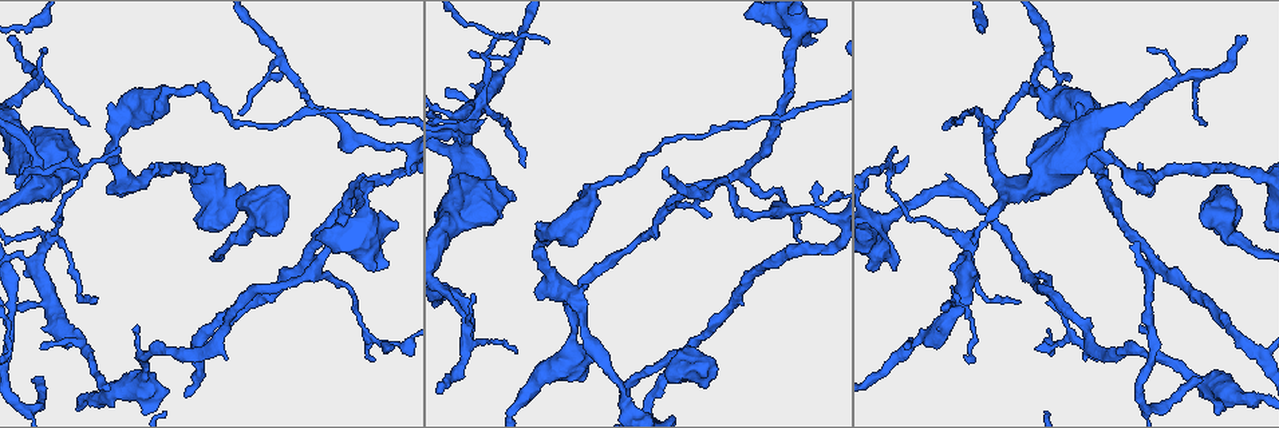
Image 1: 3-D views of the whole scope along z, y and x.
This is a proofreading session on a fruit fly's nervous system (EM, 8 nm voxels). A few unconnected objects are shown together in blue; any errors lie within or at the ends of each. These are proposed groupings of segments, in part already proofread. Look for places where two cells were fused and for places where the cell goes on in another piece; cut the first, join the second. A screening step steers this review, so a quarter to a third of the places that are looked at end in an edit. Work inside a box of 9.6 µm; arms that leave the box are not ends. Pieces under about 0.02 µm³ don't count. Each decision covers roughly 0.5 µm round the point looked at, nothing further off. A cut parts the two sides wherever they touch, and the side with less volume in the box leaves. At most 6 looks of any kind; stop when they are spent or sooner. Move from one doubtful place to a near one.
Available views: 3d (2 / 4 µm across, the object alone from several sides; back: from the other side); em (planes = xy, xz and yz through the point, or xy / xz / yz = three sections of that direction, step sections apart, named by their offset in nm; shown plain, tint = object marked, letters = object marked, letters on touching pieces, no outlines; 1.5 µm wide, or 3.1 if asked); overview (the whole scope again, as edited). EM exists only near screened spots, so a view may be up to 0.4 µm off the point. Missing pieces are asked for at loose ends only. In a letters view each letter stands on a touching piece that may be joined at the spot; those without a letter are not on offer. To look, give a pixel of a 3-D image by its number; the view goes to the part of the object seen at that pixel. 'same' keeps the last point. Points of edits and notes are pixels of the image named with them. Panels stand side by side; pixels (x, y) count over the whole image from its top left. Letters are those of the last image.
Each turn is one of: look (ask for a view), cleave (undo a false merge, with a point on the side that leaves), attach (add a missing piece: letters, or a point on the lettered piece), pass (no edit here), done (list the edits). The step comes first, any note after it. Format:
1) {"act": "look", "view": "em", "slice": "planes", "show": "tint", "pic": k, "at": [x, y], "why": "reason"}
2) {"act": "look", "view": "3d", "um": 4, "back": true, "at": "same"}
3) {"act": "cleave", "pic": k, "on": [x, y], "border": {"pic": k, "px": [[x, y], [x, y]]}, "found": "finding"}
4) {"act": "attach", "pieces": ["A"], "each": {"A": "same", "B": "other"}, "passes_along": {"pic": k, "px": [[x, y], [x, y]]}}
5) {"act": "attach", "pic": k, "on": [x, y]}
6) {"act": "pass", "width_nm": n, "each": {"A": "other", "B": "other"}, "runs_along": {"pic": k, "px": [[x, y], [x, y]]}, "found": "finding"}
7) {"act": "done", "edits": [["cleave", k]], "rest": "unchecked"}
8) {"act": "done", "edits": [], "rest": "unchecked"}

{"act": "look", "view": "em", "slice": "planes", "show": "letters", "pic": 1, "at": [549, 40], "why": "thin end"}

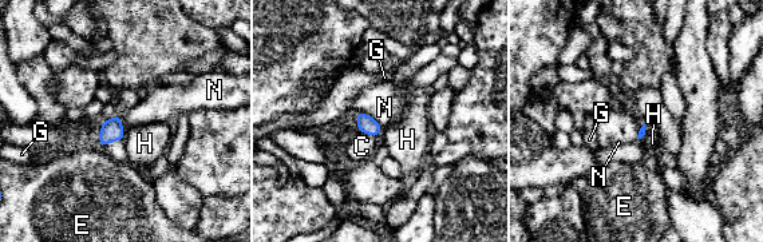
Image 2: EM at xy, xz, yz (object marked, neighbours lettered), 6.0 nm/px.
{"act": "pass", "each": {"C": "other", "E": "other", "G": "other", "H": "other", "N": "other"}, "border": {"pic": 2, "px": [[360, 111], [370, 115], [382, 129]]}, "found": "none of them fits"}

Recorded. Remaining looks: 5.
{"act": "look", "view": "3d", "um": 4, "pic": 1, "at": [48, 240], "why": "thick turns thin"}

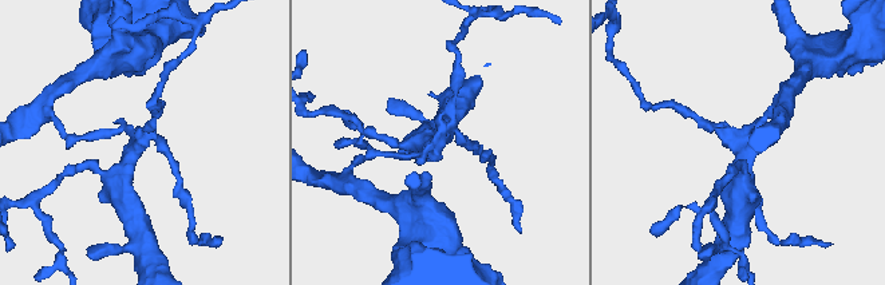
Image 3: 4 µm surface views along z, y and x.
{"act": "look", "view": "em", "slice": "planes", "show": "letters", "pic": 3, "at": [735, 143], "arms": 4, "why": "need the tissue"}

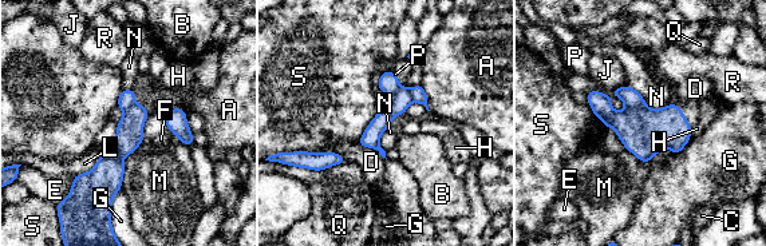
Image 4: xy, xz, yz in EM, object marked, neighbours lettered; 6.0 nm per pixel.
{"act": "cleave", "pic": 4, "on": [644, 133], "each": {"A": "other", "B": "other", "C": "other", "D": "other", "E": "other", "F": "other", "G": "other", "H": "other", "J": "other", "L": "other", "M": "other", "N": "other", "P": "other", "Q": "other", "R": "other", "S": "other"}, "border": {"pic": 4, "px": [[627, 106], [647, 108]]}, "found": "two cells meet here"}

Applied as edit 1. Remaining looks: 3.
{"act": "look", "view": "em", "slice": "planes", "show": "tint", "pic": 1, "at": [133, 330], "why": "tapers out"}

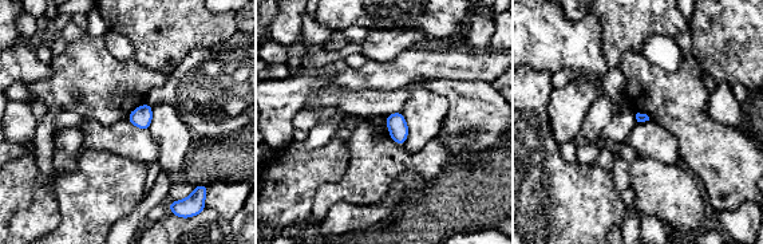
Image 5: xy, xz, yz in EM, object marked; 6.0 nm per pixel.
{"act": "look", "view": "em", "slice": "planes", "show": "letters", "at": "same"}

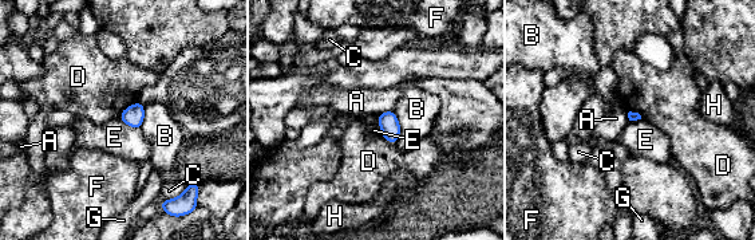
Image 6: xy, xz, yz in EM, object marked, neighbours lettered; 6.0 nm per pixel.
{"act": "pass", "longest_contact_nm": ["B", 200], "each": {"A": "other", "B": "other", "C": "other", "D": "other", "E": "other", "F": "other", "G": "other", "H": "other"}, "border": {"pic": 6, "px": [[118, 118], [139, 129]]}, "found": "none of them fits"}

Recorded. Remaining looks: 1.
{"act": "done", "edits": [["cleave", 4]], "rest": "unchecked"}

